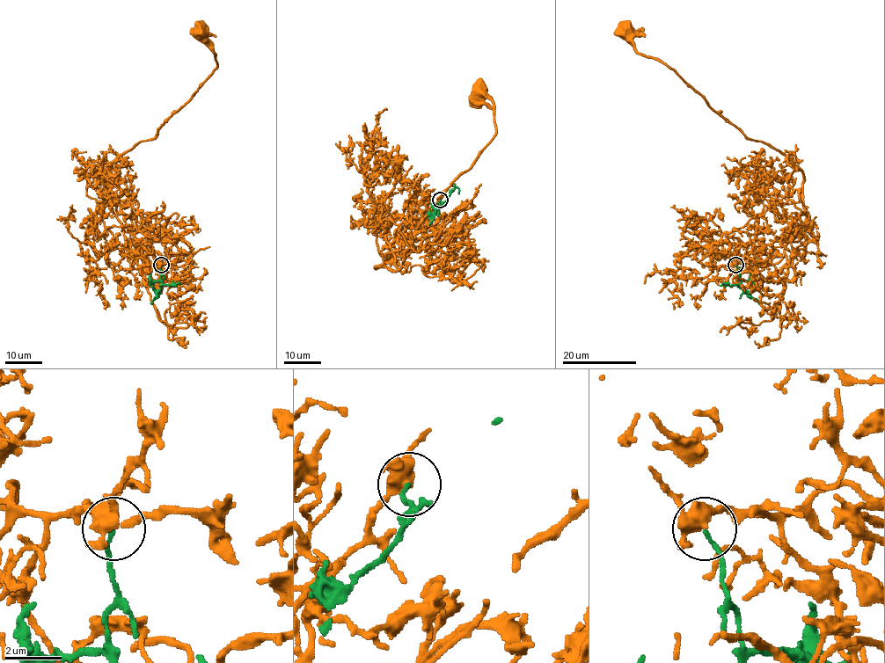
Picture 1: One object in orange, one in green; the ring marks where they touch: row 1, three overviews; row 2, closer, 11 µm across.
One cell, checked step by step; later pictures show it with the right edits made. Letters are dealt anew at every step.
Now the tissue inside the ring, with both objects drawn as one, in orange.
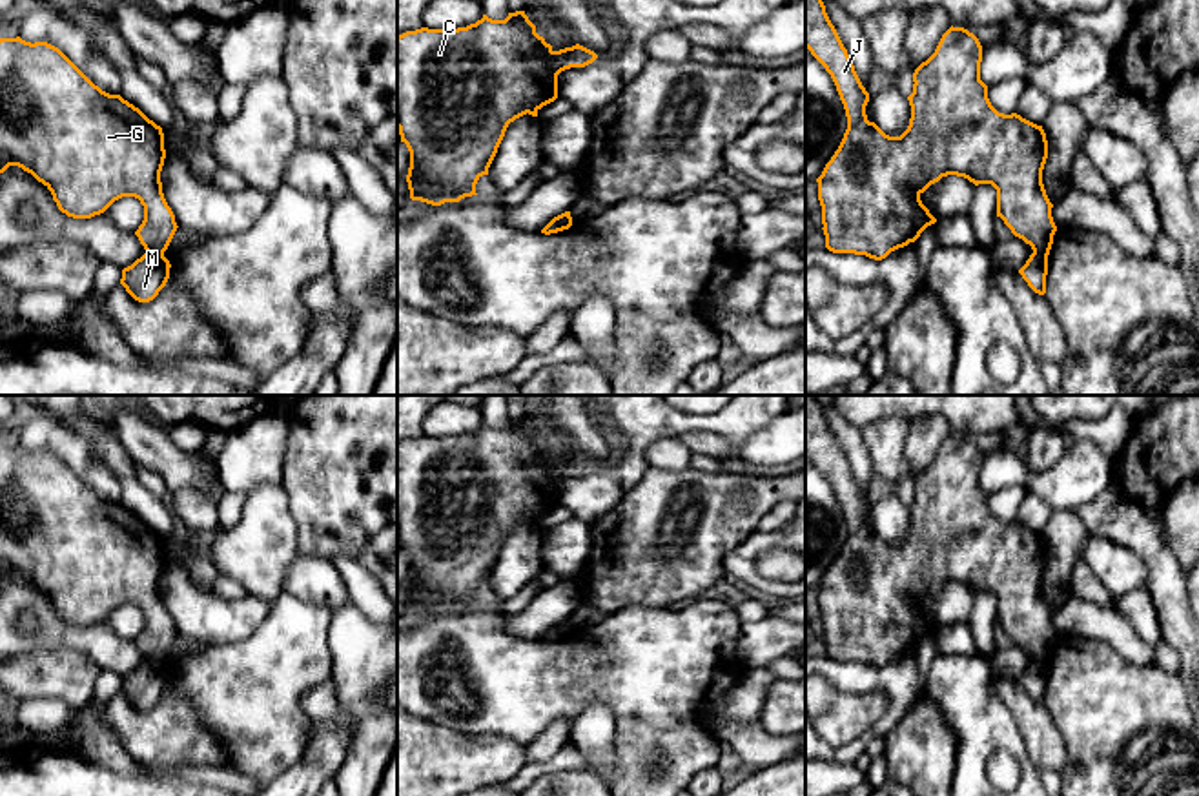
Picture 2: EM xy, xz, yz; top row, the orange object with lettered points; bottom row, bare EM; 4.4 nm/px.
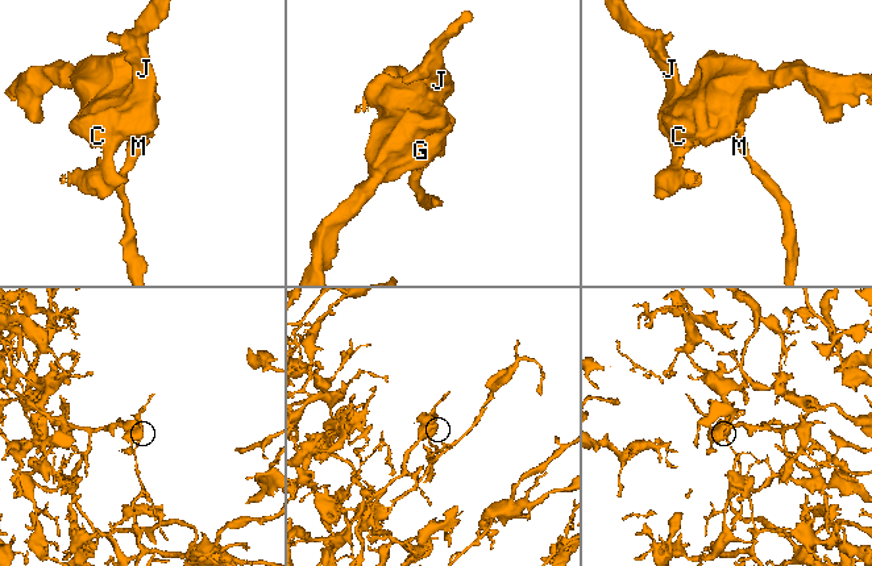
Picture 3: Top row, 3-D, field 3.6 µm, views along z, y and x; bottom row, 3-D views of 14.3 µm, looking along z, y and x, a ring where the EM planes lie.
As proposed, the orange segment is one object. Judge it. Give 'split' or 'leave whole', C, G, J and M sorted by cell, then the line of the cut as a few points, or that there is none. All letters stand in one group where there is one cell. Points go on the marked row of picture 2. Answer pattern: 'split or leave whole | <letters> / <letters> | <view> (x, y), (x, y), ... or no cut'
split | C G J / M | xy (146, 250), (163, 255)

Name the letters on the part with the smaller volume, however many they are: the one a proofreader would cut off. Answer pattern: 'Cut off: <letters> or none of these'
Cut off: M

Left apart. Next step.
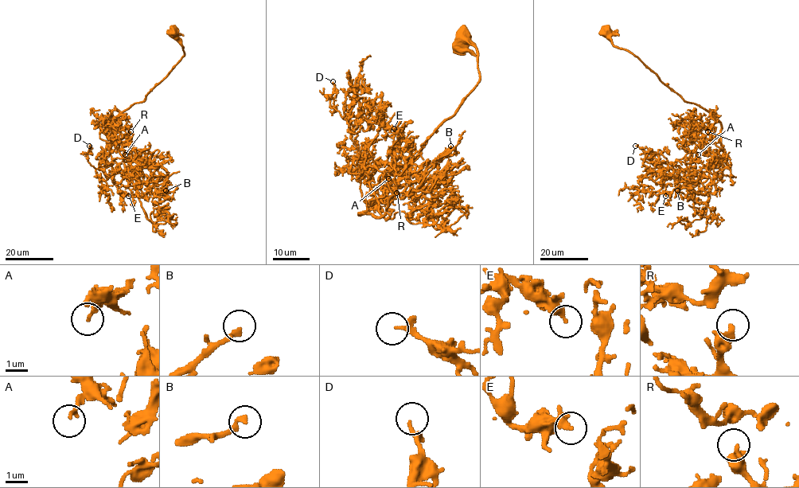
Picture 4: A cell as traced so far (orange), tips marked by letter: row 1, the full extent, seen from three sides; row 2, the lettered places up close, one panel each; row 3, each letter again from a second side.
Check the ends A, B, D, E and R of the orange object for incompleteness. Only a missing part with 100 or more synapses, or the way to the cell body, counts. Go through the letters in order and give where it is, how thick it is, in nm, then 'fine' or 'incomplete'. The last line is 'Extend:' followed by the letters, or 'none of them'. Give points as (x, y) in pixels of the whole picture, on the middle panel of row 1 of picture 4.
A: (388, 178) | 150 nm | fine
B: (450, 146) | 240 nm | fine
D: (333, 81) | 160 nm | fine
E: (394, 128) | 300 nm | fine
R: (396, 193) | 460 nm | fine
Extend: none of them

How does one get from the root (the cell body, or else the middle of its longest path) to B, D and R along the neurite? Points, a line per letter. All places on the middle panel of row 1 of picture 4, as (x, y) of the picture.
B: (464, 37), (477, 49), (477, 85), (397, 181), (359, 213), (381, 216), (394, 195), (418, 188), (450, 146)
D: (464, 37), (477, 49), (477, 85), (397, 181), (362, 214), (360, 154), (348, 122), (330, 107), (333, 81)
R: (464, 37), (477, 49), (479, 81), (397, 181), (372, 204), (379, 199), (388, 204), (396, 193)

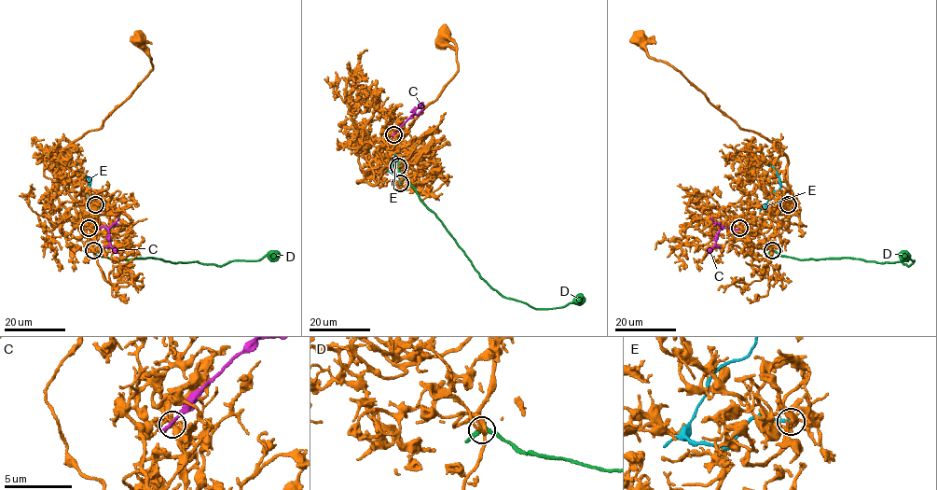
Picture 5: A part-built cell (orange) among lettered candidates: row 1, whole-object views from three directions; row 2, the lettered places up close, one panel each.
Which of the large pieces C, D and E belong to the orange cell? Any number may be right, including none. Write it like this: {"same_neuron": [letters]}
{"same_neuron": []}

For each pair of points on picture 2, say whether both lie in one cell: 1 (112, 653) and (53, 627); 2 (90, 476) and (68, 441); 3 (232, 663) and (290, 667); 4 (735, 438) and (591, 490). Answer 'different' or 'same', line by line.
1: same
2: same
3: same
4: same

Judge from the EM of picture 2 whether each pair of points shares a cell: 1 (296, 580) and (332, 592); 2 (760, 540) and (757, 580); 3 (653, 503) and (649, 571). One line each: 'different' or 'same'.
1: same
2: same
3: same

